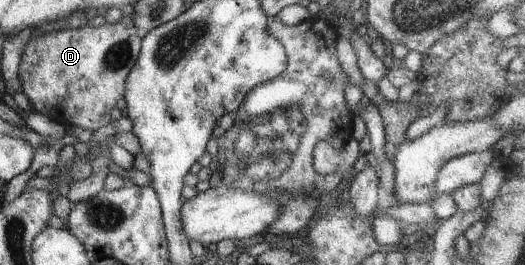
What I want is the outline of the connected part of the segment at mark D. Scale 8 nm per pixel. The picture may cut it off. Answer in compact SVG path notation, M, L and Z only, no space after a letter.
M105 23L102 27L83 27L80 29L72 29L70 27L61 26L57 31L53 30L40 30L40 36L38 38L32 37L29 43L26 43L26 48L24 49L24 54L22 59L20 59L19 66L19 79L22 85L22 93L28 97L30 102L35 108L36 113L50 117L50 119L62 123L64 126L76 125L80 129L88 130L93 132L102 127L106 127L112 122L110 113L112 109L117 105L118 100L122 99L126 93L126 79L134 67L136 59L138 59L142 47L143 34L135 26L127 27L122 23Z

